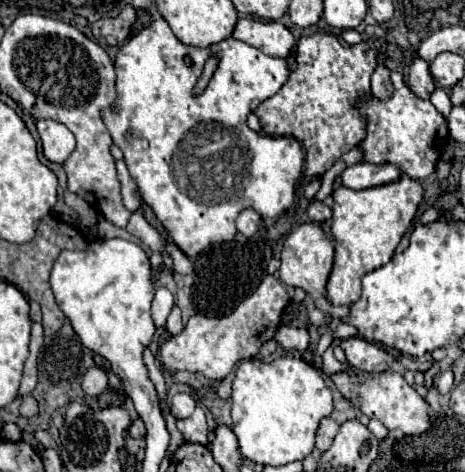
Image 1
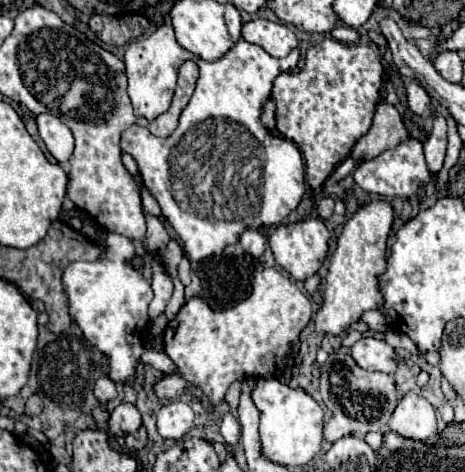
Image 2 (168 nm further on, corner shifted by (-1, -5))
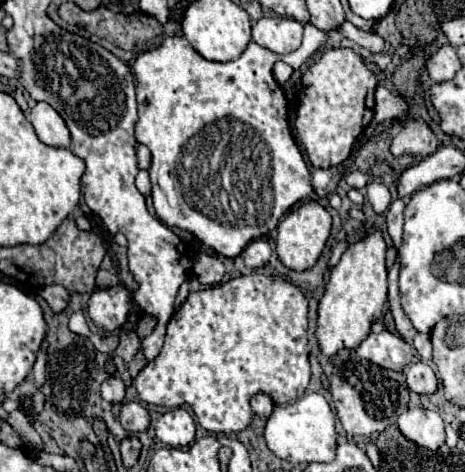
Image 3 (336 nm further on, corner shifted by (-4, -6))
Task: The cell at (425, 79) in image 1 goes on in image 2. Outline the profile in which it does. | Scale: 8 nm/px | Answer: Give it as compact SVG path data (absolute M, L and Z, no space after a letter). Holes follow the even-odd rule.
M410 81L408 85L408 107L412 113L420 117L434 115L434 105L430 105L430 95L418 81Z

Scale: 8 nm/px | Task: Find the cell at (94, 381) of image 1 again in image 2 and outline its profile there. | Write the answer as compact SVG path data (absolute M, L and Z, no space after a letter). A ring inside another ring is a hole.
M100 377L96 381L96 385L94 385L94 395L96 395L96 399L100 403L106 403L106 401L114 399L116 397L116 385L114 385L114 381L110 377Z

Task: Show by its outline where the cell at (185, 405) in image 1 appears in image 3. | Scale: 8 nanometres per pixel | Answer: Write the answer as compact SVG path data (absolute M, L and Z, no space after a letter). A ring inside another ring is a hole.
M173 408L159 416L155 422L155 434L161 442L173 448L189 446L195 440L195 422L187 410Z

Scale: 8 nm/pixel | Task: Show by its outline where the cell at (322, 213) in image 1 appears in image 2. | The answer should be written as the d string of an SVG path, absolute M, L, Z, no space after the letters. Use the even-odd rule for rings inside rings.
M322 197L316 205L316 211L318 211L320 219L330 219L334 213L334 201L330 197Z

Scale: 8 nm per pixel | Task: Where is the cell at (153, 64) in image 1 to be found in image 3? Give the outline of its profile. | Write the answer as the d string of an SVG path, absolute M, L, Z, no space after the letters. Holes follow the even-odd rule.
M307 22L305 24L305 34L303 34L301 46L295 52L283 54L283 56L281 54L275 54L275 52L271 52L271 50L267 50L263 46L259 46L257 42L249 42L249 46L245 48L245 52L237 60L231 60L231 62L211 62L211 60L205 60L201 54L197 54L193 50L193 46L183 36L165 38L161 42L161 46L157 46L153 50L147 50L147 52L143 52L143 54L137 56L137 60L133 64L133 74L135 74L135 80L137 80L137 106L139 106L139 122L135 126L135 138L137 138L139 144L145 144L151 150L151 156L153 156L153 162L151 162L151 168L149 168L151 186L153 186L151 198L153 198L155 214L157 214L157 218L163 224L177 226L181 230L189 230L205 246L213 248L217 254L227 256L227 258L237 258L249 242L253 242L255 238L269 236L269 232L273 232L277 228L279 218L295 202L307 198L313 192L309 168L307 168L307 164L303 160L303 154L301 154L301 150L299 150L299 146L297 146L297 142L295 142L295 138L291 134L291 128L289 128L289 110L287 110L285 92L283 92L283 88L273 78L273 64L277 60L283 60L289 66L303 66L307 62L307 58L311 58L325 42L327 42L327 32L315 28L313 24Z

